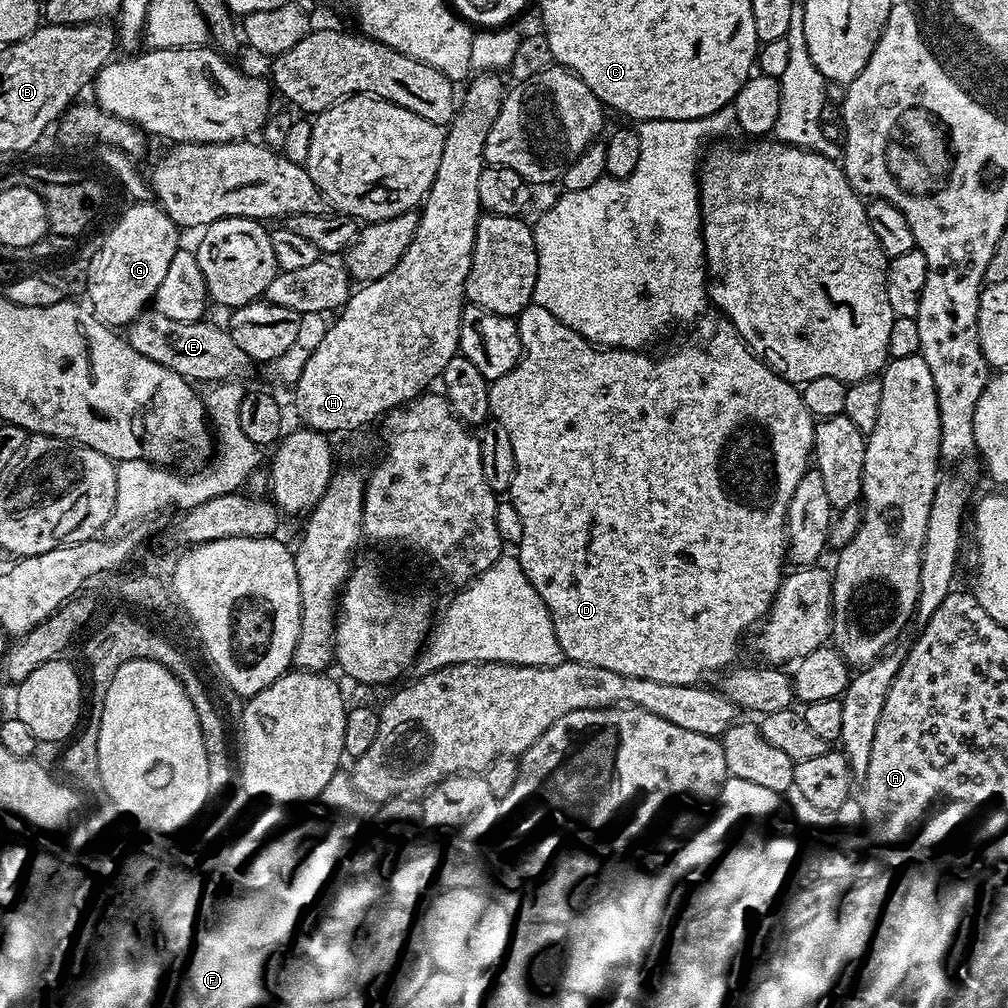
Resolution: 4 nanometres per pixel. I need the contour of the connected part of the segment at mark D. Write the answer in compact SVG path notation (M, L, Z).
M531 303L518 317L520 326L520 346L522 355L519 362L508 371L502 374L502 378L491 381L488 385L488 410L491 419L502 422L506 434L510 434L510 443L514 446L514 462L516 473L514 482L510 489L510 503L518 510L518 518L522 518L522 538L518 545L520 565L526 574L528 581L534 586L534 590L542 598L542 602L548 608L548 613L554 626L554 634L558 638L558 646L562 646L562 654L565 661L573 660L579 664L598 666L602 670L614 670L614 674L622 674L630 678L650 678L650 682L670 682L671 684L700 684L703 676L711 672L719 673L729 666L737 663L736 655L740 652L740 639L744 636L747 628L755 629L763 621L772 608L776 592L780 589L780 581L786 575L786 557L788 555L788 507L790 498L794 498L794 490L798 490L798 482L802 482L802 474L808 471L810 461L813 459L812 443L816 433L816 424L810 410L800 397L800 388L784 380L780 374L769 368L757 353L753 352L743 338L738 335L731 324L724 322L722 326L709 338L705 344L680 344L661 356L647 356L649 353L644 350L633 350L630 348L605 348L590 343L582 338L570 326L558 322L550 310L543 308L541 304Z

